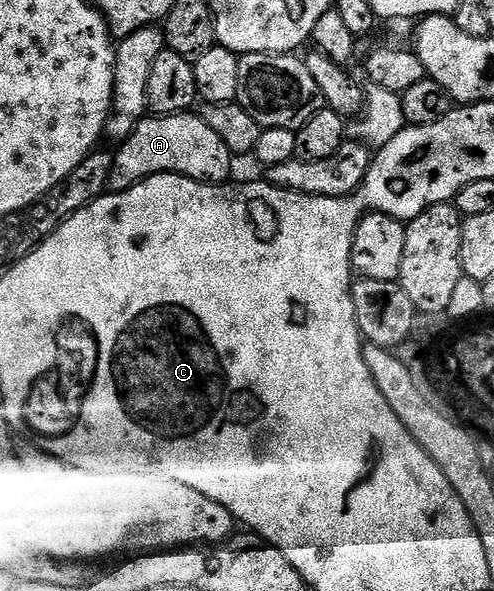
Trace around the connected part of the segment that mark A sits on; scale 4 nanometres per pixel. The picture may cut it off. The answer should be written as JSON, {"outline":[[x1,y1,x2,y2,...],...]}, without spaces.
{"outline":[[155,114,140,122,130,136,118,145,111,175,111,188,131,188,158,172,176,172,178,176,188,176,201,181,202,184,221,184,232,179,231,163,233,157,229,146,221,142,221,137,205,123,202,115]]}

